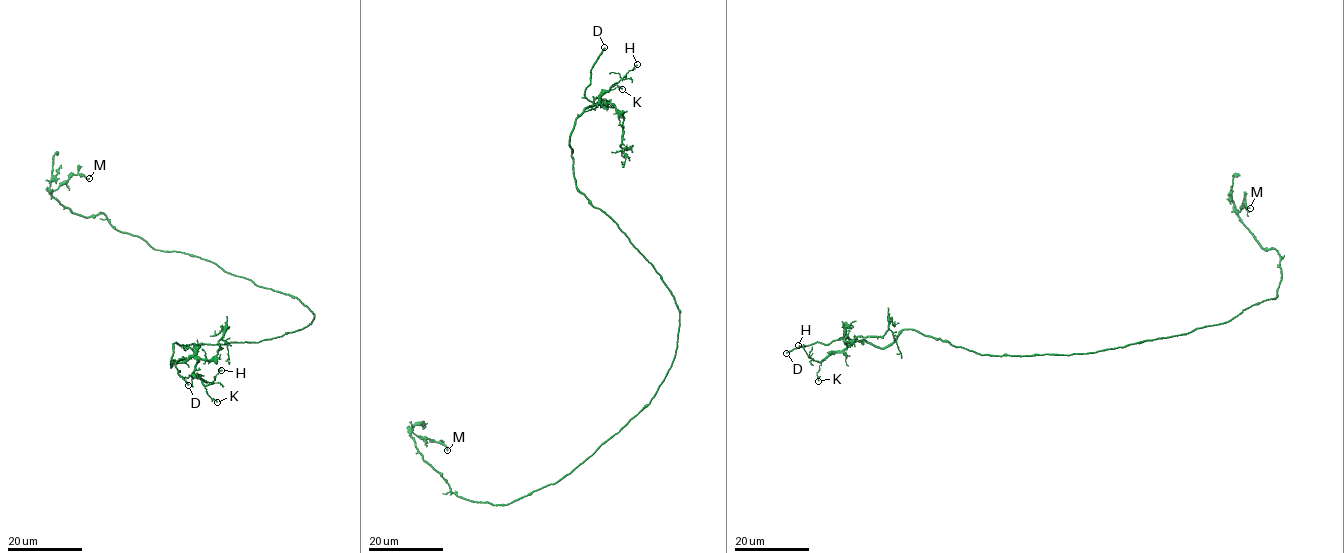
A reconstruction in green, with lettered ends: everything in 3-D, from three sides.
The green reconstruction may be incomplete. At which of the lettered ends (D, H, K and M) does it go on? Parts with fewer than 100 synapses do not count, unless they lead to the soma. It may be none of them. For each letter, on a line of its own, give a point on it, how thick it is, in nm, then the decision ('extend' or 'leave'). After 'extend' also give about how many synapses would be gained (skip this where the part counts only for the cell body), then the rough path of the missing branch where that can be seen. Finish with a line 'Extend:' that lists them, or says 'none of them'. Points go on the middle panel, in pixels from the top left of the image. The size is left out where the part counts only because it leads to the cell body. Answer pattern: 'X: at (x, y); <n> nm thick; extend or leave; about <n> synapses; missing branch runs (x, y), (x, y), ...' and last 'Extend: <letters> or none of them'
D: at (604, 47); 220 nm thick; extend; missing branch runs (604, 47), (619, 28), (573, 33), (559, 40), (539, 61), (527, 58), (493, 72), (480, 67), (477, 70)
H: at (637, 64); 120 nm thick; leave
K: at (622, 89); 150 nm thick; leave
M: at (447, 450); 190 nm thick; leave
Extend: D

